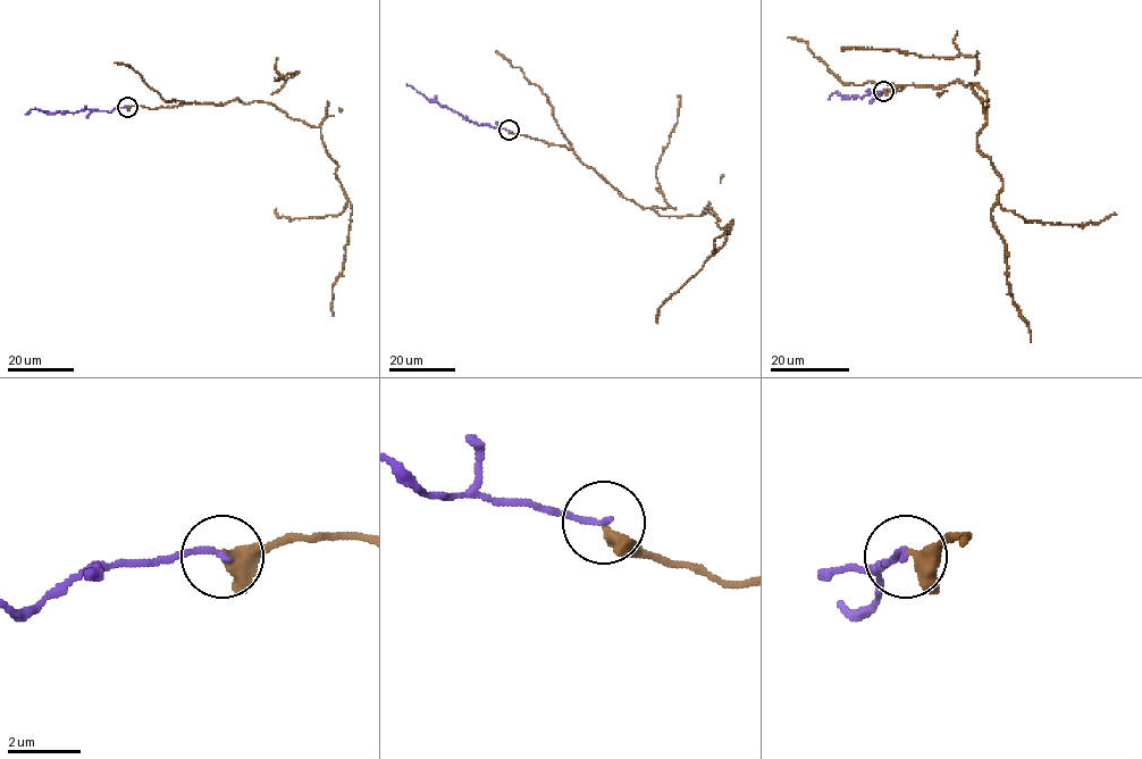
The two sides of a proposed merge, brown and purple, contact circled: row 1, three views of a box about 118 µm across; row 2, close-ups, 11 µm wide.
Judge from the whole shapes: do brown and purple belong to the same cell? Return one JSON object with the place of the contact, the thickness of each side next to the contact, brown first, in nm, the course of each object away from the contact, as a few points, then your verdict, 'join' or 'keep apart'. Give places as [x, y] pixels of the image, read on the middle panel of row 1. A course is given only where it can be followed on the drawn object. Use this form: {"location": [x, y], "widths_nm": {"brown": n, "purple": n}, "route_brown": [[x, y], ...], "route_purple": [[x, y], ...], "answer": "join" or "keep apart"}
{"location": [509, 130], "widths_nm": {"brown": 280, "purple": 160}, "route_brown": [[509, 130], [567, 147], [661, 216], [710, 208], [729, 226], [657, 323]], "route_purple": [[509, 130], [471, 122], [406, 84]], "answer": "join"}

